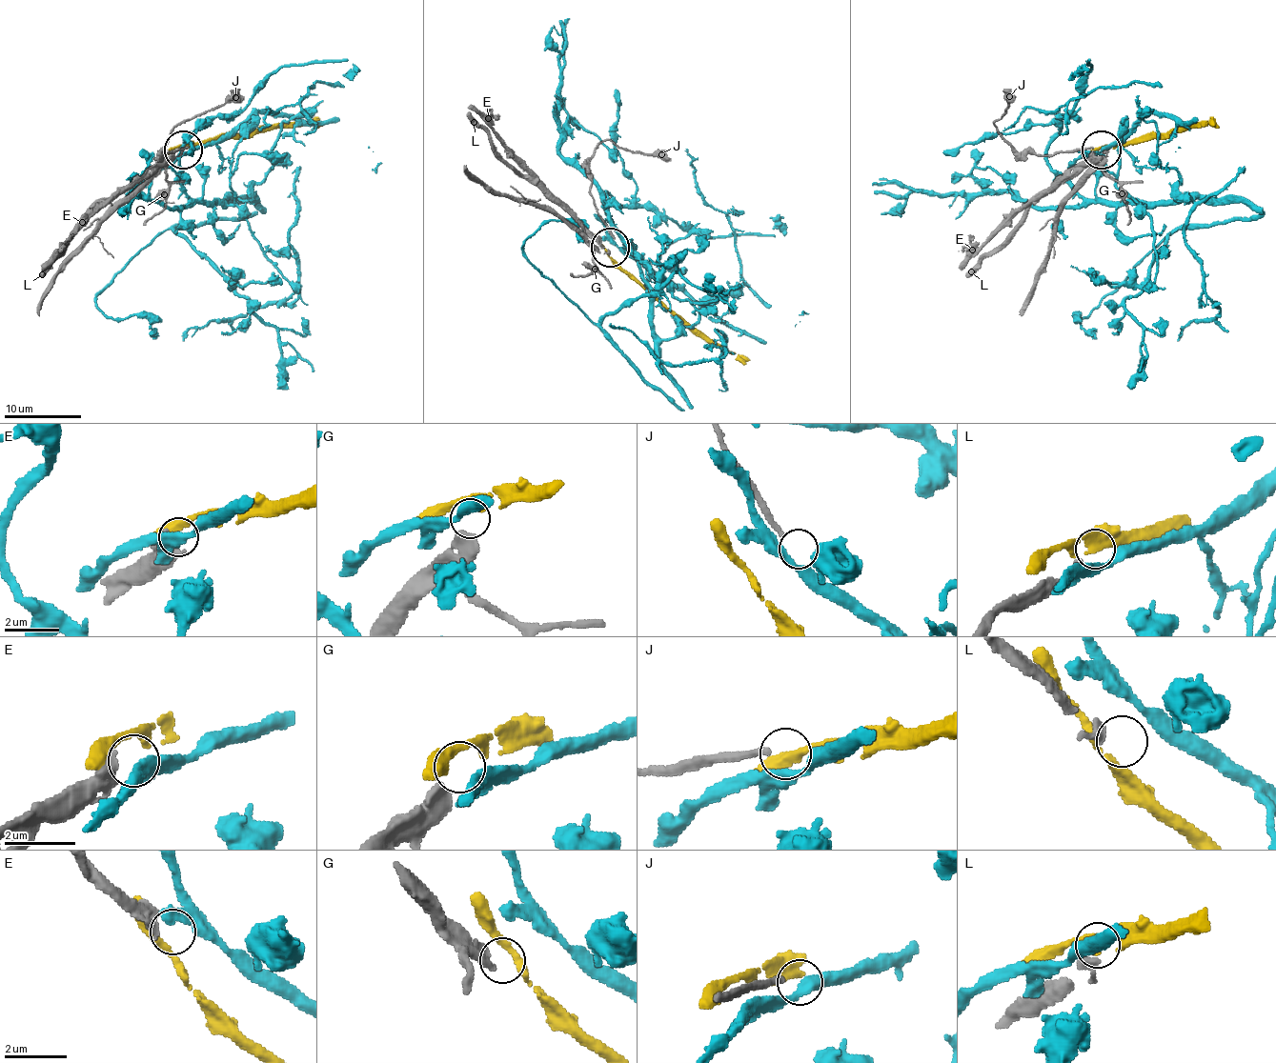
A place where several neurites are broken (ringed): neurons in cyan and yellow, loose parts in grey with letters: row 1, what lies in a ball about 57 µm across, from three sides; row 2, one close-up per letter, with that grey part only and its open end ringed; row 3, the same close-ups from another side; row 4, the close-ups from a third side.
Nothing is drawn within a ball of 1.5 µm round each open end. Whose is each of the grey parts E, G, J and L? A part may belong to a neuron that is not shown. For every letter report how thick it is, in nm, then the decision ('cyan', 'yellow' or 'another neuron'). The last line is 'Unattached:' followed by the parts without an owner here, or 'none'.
E: calibre 440 nm; another neuron
G: calibre 440 nm; another neuron
J: calibre 180 nm; another neuron
L: calibre 260 nm; another neuron
Unattached: E, G, J, L

